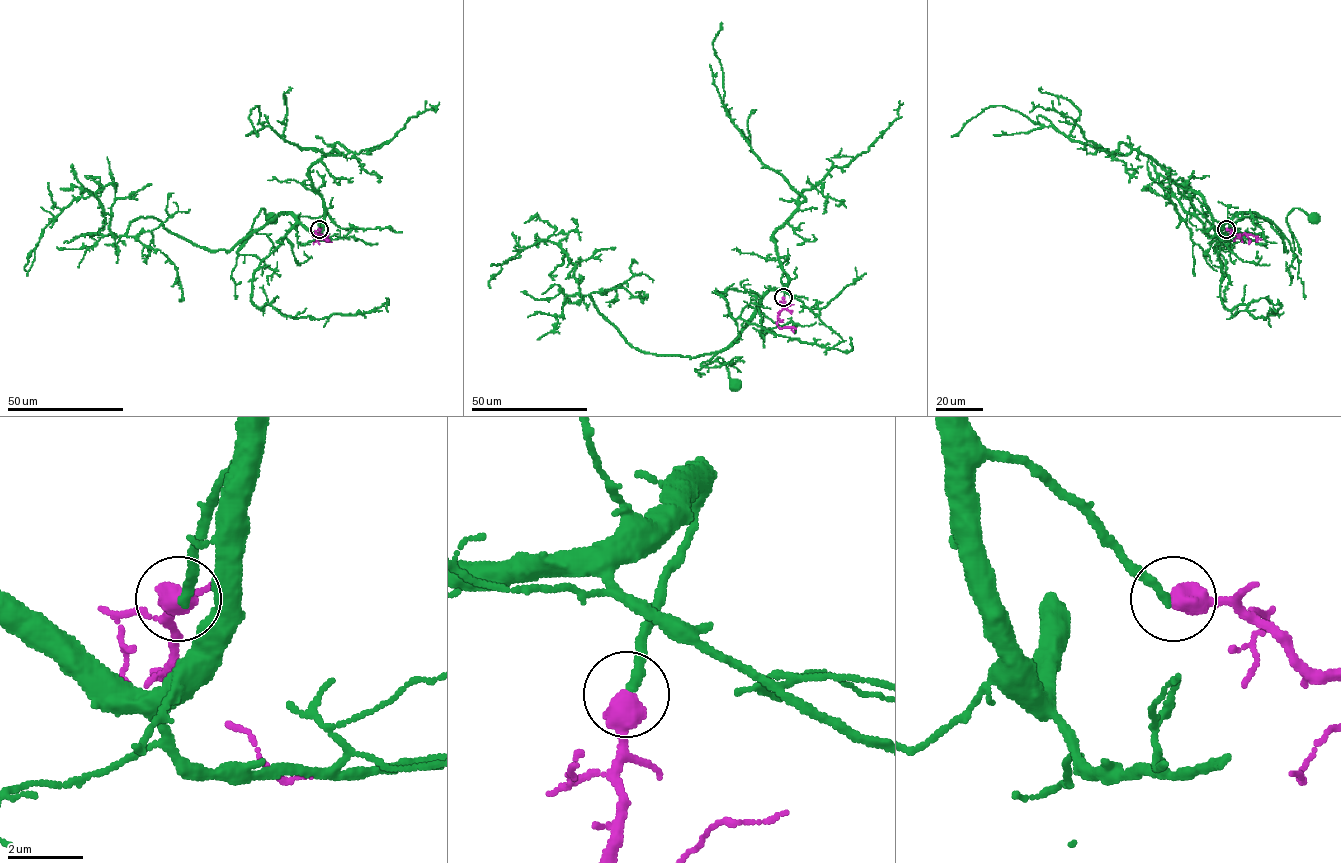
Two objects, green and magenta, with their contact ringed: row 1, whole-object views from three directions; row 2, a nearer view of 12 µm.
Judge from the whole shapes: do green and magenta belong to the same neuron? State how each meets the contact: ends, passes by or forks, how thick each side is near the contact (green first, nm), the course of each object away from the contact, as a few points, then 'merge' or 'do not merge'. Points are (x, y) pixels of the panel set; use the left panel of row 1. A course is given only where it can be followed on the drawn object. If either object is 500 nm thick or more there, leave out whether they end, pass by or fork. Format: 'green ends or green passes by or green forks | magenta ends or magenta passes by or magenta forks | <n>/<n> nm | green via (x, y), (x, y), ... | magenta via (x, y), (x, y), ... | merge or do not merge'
260/650 nm | green via (319, 229), (323, 220), (323, 230), (314, 235), (291, 213), (282, 212), (237, 251), (262, 208), (273, 218) | magenta via (319, 229), (313, 236), (329, 240) | merge

